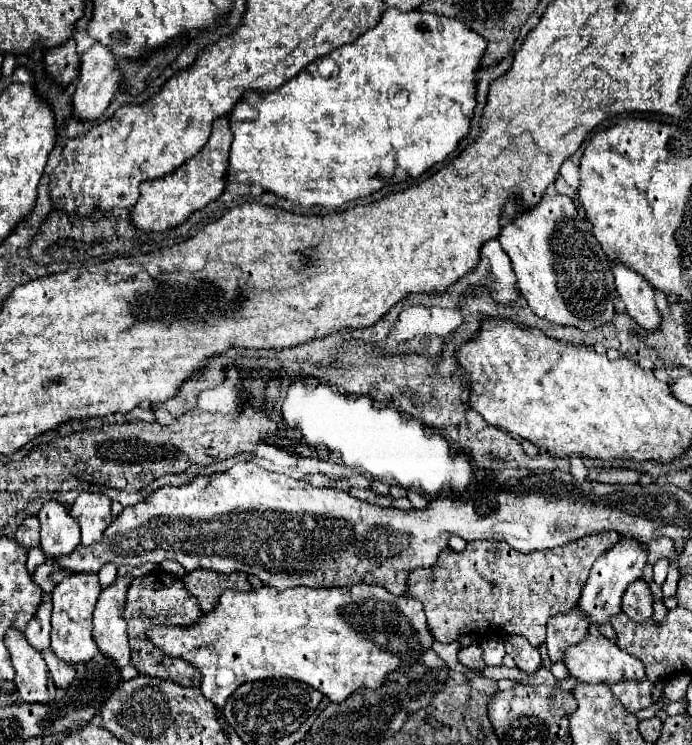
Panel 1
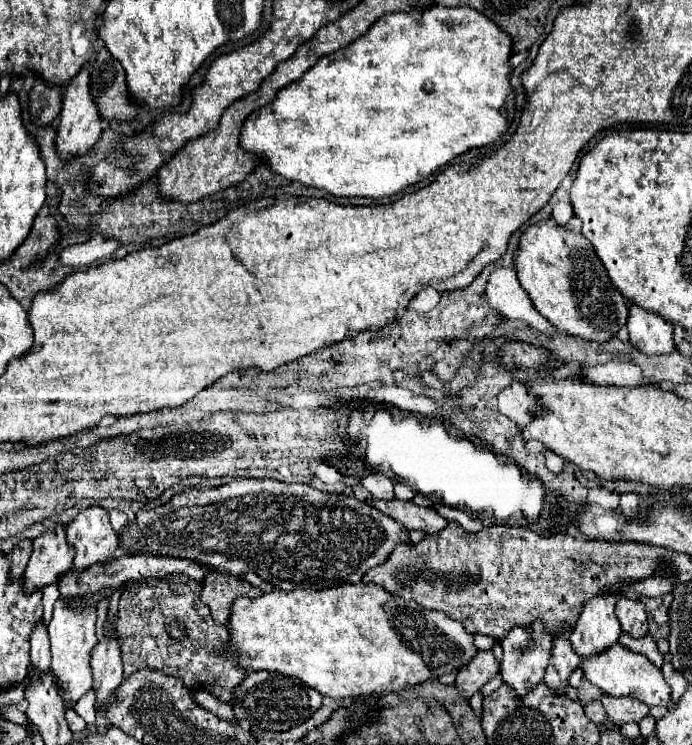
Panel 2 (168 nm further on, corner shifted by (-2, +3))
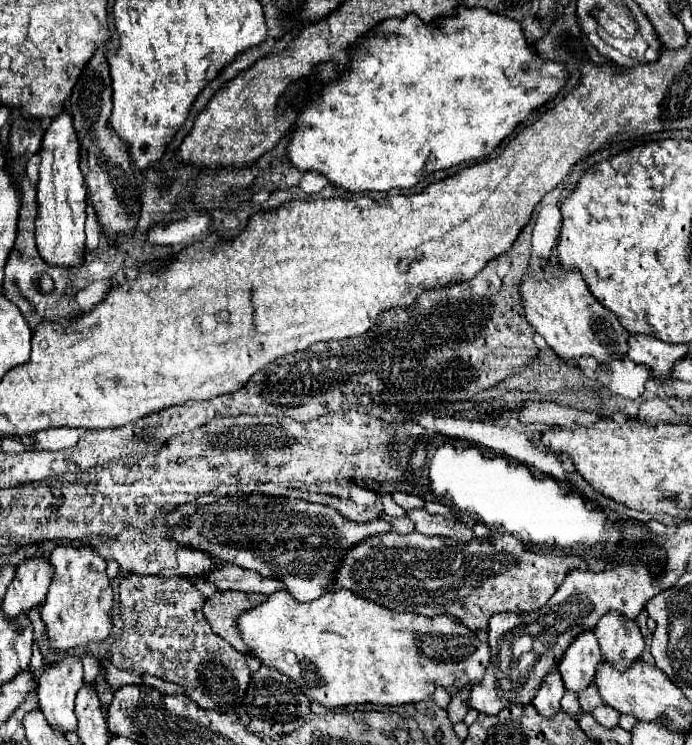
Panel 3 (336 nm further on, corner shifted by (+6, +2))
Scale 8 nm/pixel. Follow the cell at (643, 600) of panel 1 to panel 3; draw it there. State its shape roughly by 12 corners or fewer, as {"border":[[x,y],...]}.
{"border":[[606,614],[594,628],[606,664],[624,672],[644,638],[632,620]]}

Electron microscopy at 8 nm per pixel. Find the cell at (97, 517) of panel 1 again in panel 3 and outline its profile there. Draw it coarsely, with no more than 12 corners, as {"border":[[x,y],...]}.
{"border":[[56,546],[40,618],[50,650],[88,650],[112,634],[106,562]]}

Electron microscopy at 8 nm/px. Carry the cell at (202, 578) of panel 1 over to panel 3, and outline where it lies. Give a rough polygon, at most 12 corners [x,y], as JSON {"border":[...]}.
{"border":[[216,592],[204,604],[214,634],[254,656],[238,616],[266,602],[262,594]]}

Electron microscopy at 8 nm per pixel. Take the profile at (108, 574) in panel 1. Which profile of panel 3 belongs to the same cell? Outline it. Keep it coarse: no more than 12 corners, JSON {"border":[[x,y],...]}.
{"border":[[91,653],[82,658],[83,681],[92,684],[100,669]]}

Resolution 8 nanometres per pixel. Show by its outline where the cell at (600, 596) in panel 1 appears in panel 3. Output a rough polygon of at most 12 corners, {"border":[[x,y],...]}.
{"border":[[594,632],[578,636],[558,672],[564,688],[582,692],[602,662]]}

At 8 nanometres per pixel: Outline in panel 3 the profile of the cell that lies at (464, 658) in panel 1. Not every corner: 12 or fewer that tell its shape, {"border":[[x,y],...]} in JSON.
{"border":[[470,688],[452,696],[446,708],[450,724],[466,716],[466,694]]}

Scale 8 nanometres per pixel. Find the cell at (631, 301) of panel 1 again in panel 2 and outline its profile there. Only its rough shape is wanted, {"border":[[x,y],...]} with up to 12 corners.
{"border":[[630,303],[630,343],[646,355],[674,351],[672,325]]}

